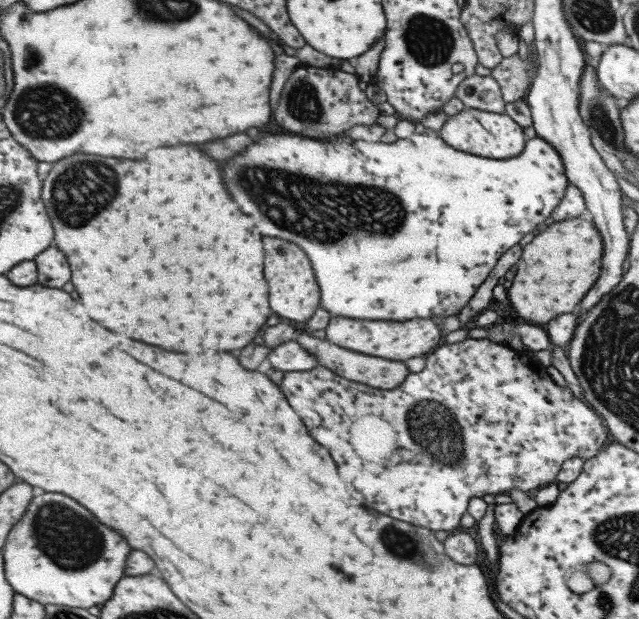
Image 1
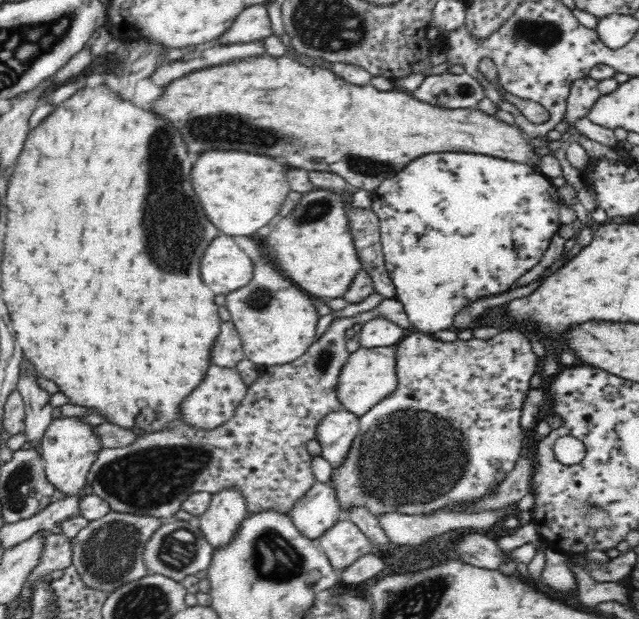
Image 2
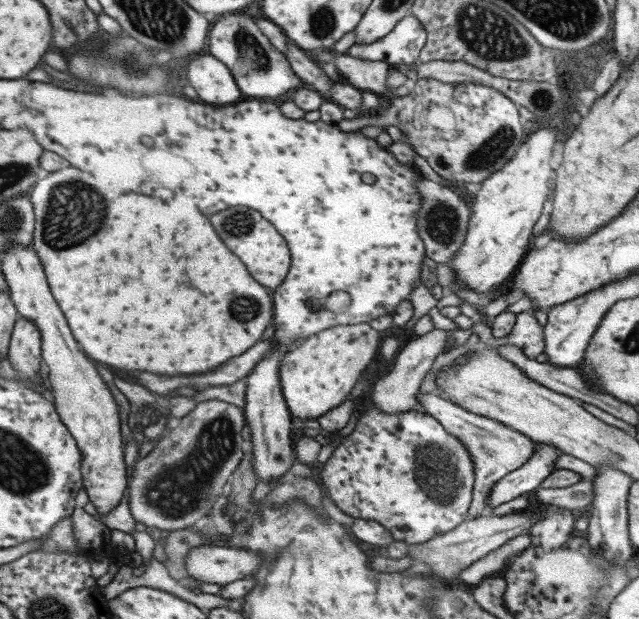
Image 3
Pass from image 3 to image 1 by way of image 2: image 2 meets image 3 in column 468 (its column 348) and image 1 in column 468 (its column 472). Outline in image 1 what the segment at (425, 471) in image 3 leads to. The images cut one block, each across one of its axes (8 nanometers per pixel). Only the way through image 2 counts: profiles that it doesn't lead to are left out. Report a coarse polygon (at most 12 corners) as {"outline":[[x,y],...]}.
{"outline":[[442,342],[391,390],[278,388],[361,504],[430,531],[595,456],[526,351]]}

